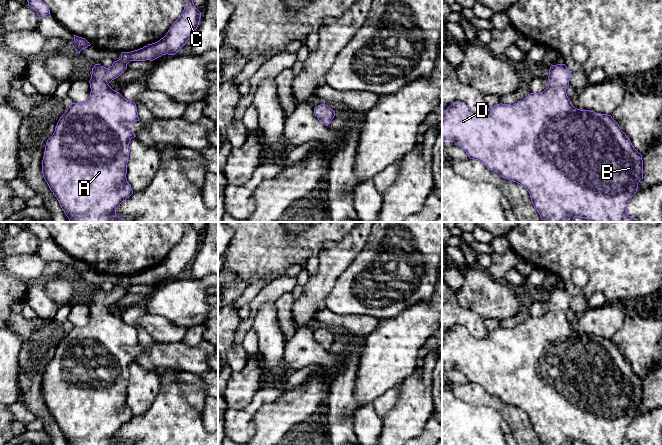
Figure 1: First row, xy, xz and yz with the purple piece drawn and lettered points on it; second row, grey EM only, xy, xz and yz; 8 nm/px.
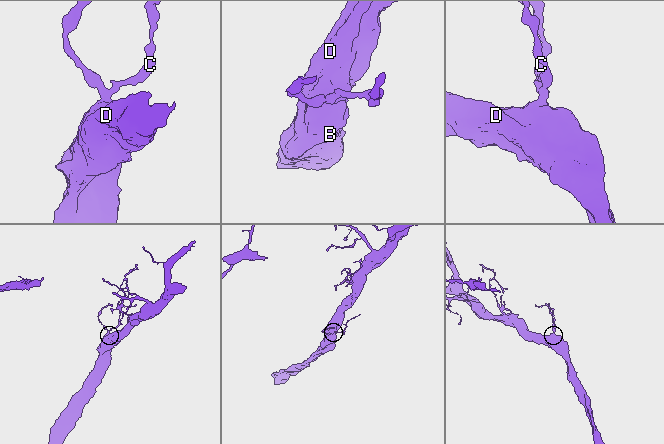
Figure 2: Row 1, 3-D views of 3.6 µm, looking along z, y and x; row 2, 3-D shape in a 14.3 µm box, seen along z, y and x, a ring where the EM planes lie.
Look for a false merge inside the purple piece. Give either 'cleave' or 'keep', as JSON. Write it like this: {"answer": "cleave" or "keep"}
{"answer": "keep"}

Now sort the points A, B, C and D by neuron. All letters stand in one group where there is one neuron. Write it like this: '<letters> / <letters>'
A B C D

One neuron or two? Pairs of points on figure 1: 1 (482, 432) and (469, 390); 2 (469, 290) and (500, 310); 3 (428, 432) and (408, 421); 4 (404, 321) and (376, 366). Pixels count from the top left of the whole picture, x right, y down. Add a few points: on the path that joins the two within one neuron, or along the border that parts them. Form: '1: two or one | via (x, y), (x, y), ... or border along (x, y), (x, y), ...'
1: two | border along (453, 395), (476, 406), (492, 406), (497, 411)
2: one | via (477, 292), (486, 296), (492, 302)
3: two | border along (430, 417), (419, 434)
4: one | via (404, 332), (387, 355)

